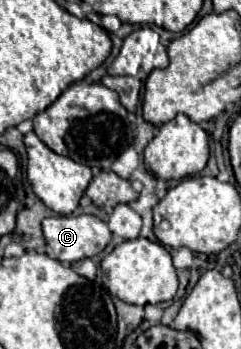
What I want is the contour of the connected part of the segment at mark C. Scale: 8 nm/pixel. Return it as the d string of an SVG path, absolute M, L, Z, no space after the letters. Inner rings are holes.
M89 214L79 216L53 216L43 220L43 236L46 242L46 253L59 262L77 262L83 258L93 258L103 252L111 240L111 230L103 220Z

